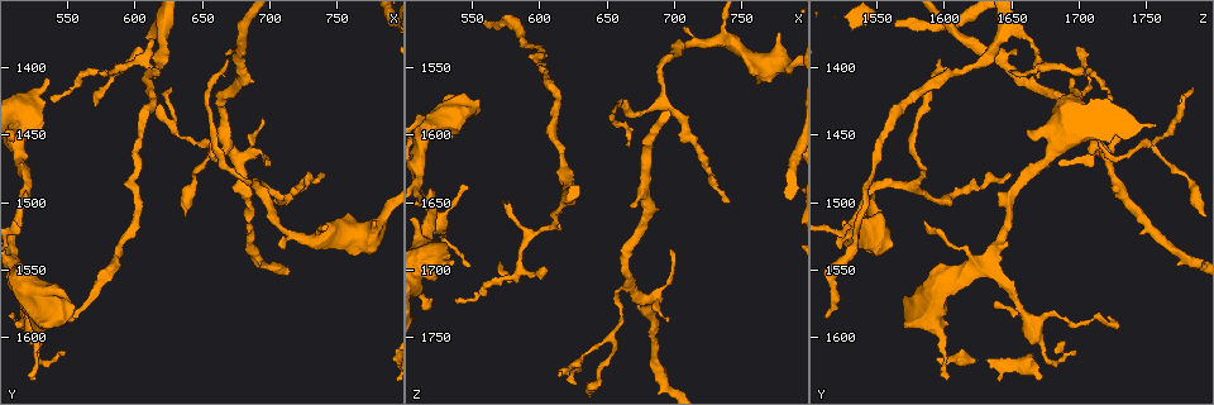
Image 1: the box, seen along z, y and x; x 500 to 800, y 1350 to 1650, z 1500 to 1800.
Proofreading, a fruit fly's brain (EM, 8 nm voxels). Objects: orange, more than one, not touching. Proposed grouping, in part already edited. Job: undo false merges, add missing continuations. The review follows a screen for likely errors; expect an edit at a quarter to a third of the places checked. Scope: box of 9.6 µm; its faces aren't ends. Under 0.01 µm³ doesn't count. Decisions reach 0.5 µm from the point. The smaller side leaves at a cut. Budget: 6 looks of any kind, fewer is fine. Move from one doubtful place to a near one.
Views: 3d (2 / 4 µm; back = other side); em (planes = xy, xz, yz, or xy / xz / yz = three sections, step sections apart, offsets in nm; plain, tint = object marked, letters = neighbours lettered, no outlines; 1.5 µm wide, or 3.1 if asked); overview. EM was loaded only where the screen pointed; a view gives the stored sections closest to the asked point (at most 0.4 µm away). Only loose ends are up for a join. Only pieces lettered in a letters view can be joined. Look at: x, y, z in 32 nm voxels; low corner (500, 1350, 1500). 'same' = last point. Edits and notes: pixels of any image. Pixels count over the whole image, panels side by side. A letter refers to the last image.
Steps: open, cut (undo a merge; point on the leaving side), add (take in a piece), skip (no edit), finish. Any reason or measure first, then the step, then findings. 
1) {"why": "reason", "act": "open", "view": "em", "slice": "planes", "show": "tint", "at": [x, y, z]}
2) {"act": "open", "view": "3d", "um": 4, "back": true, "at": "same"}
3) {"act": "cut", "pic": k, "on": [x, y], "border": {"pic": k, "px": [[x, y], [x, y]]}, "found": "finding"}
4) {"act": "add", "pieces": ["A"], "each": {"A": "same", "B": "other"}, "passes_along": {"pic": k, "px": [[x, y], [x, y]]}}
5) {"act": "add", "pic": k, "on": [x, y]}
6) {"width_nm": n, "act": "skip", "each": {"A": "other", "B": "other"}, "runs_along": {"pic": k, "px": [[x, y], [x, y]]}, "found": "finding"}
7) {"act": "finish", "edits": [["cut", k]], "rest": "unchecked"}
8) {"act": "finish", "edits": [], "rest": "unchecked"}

{"why": "free end", "act": "open", "view": "em", "slice": "planes", "show": "plain", "at": [696, 1472, 1688]}

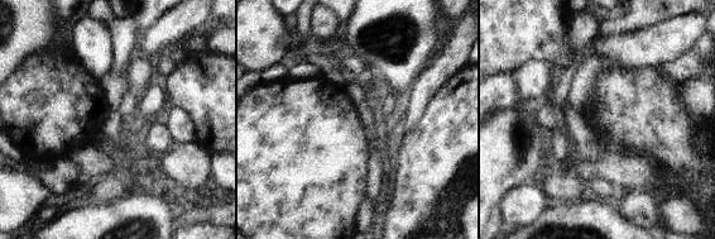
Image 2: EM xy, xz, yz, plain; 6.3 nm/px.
{"act": "open", "view": "em", "slice": "planes", "show": "letters", "at": "same"}

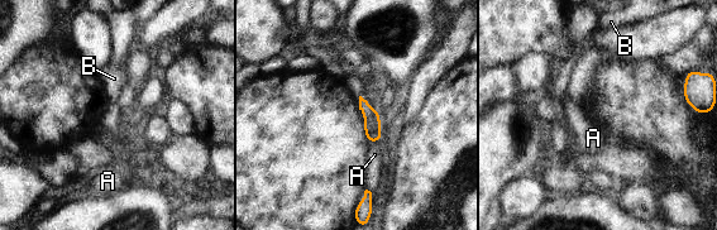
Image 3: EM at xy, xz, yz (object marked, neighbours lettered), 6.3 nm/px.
{"act": "skip", "each": {"A": "other", "B": "other"}, "border": {"pic": 3, "px": [[381, 139], [368, 143]]}, "found": "none of them fits"}

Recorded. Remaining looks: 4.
{"why": "an open end", "act": "open", "view": "em", "slice": "planes", "show": "letters", "at": [708, 1532, 1522]}

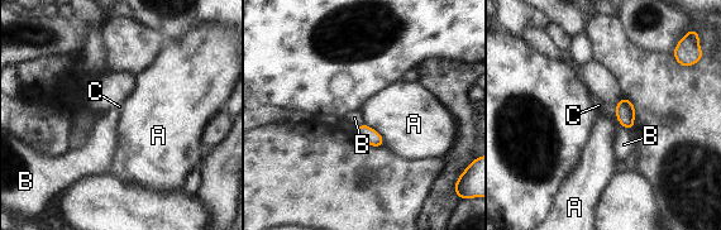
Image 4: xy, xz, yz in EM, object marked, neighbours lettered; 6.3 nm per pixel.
{"act": "skip", "each": {"A": "other", "B": "other", "C": "other"}, "border": {"pic": 4, "px": [[616, 118], [628, 132]]}, "found": "none of them fits"}

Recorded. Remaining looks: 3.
{"why": "branch stops here", "act": "open", "view": "em", "slice": "xy", "step": 8, "show": "letters", "at": [572, 1404, 1652]}

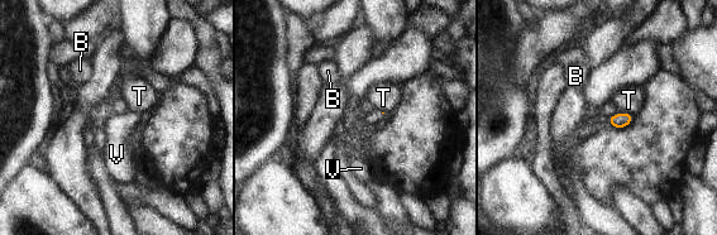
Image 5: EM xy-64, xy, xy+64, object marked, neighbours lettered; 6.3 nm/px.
{"act": "open", "view": "em", "slice": "planes", "show": "letters", "at": "same"}

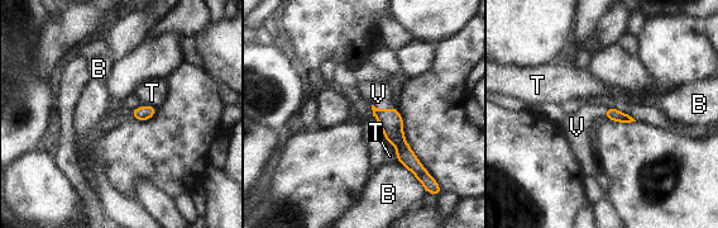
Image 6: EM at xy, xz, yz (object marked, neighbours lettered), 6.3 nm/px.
{"width_nm": 80, "act": "add", "pieces": ["V"], "each": {"B": "other", "T": "other", "V": "same"}, "passes_along": {"pic": 6, "px": [[392, 124], [384, 109], [378, 94]]}, "found": "it goes on there"}

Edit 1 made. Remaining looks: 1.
{"act": "finish", "edits": [["add", 6]], "rest": "unchecked"}

